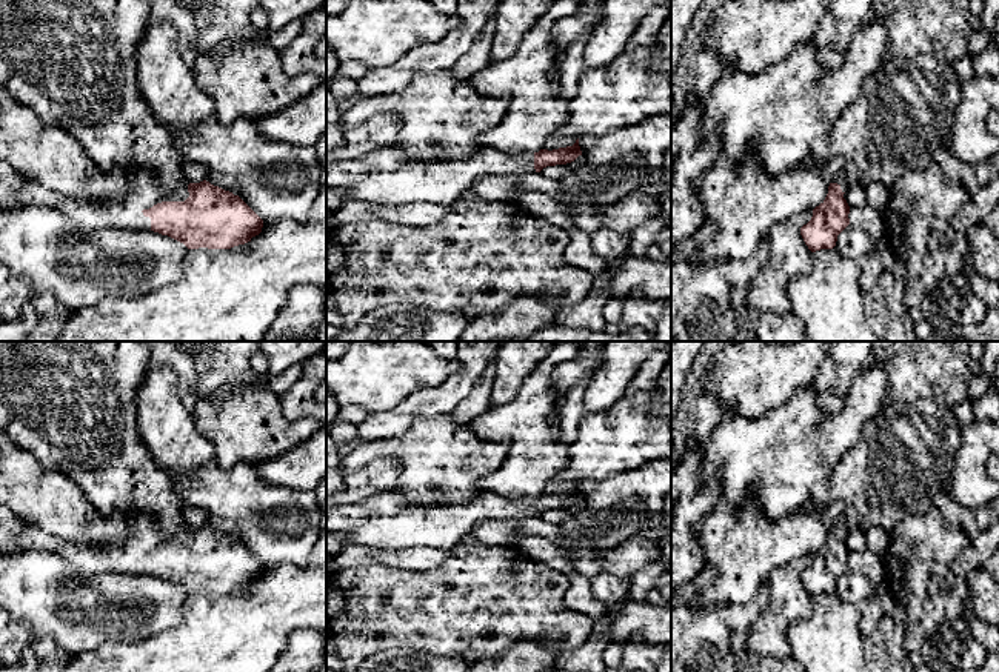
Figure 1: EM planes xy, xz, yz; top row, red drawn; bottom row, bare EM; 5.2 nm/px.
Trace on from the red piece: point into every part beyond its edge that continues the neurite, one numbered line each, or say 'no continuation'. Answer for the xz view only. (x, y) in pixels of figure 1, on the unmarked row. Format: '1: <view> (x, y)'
1: xz (384, 522)

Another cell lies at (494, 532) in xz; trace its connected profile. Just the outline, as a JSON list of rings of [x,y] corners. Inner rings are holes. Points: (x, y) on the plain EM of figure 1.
[[[540,517],[520,520],[488,520],[479,523],[460,543],[482,543],[486,546],[517,546],[522,537],[537,535],[559,543],[565,537],[560,524],[546,523]]]

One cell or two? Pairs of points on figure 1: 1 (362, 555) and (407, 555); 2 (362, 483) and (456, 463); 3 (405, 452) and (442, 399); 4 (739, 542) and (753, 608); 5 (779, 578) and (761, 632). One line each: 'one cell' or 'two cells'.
1: one cell
2: two cells
3: two cells
4: two cells
5: one cell

